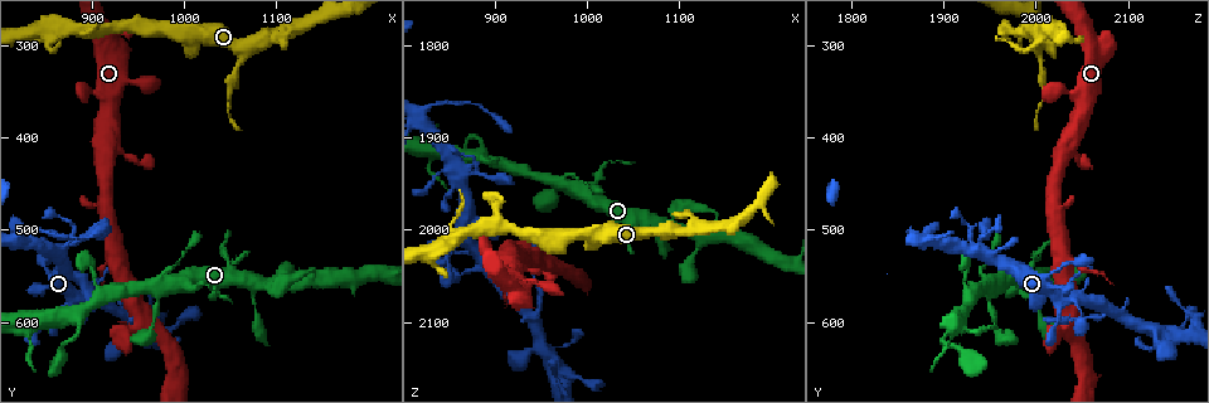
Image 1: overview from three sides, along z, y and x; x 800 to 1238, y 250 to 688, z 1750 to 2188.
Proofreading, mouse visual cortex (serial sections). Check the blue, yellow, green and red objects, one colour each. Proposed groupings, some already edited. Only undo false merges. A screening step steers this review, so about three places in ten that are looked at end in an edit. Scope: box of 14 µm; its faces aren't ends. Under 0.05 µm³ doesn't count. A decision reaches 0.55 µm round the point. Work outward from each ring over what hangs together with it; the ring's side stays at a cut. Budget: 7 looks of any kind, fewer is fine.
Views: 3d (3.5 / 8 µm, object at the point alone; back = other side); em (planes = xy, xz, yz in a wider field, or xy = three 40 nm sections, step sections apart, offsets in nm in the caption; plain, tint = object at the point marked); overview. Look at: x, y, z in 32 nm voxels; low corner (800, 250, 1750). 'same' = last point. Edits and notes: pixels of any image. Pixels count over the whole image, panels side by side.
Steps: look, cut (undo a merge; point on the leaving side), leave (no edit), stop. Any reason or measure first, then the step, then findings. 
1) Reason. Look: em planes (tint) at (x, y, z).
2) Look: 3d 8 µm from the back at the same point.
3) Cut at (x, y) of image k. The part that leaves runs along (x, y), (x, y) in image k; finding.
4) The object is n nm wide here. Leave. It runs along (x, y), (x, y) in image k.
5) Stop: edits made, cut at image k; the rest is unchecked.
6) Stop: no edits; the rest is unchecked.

Thick turns thin. Look: 3d 3.5 µm at (1065, 315, 2005).

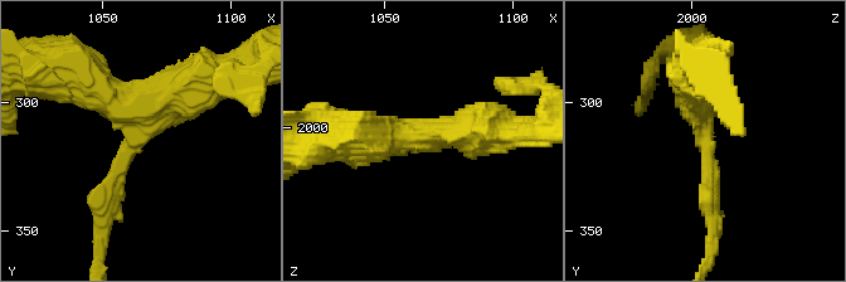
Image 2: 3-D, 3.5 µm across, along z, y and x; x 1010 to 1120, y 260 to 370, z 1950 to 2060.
The arms are 200, 400 nm wide; need the tissue. Look: em xy step 1 (plain) at (1062, 315, 2004).

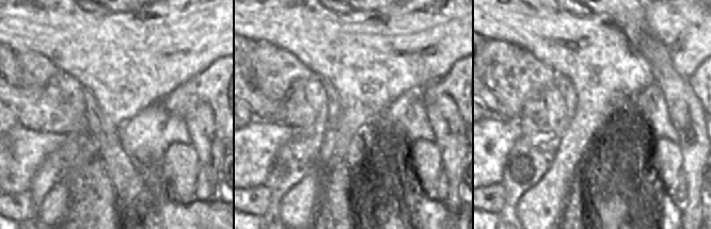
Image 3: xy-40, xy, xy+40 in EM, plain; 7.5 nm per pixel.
Look: em xy step 1 (tint) at the same point.

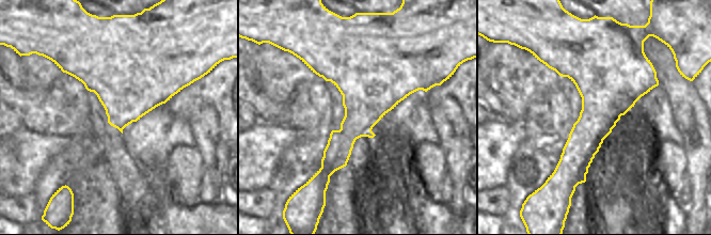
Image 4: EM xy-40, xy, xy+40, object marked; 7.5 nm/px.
Leave. It runs along (82, 76), (132, 118), (105, 218) in image 2; all the same cell.

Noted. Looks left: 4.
Three-way junction. Look: 3d 3.5 µm at (940, 590, 2095).

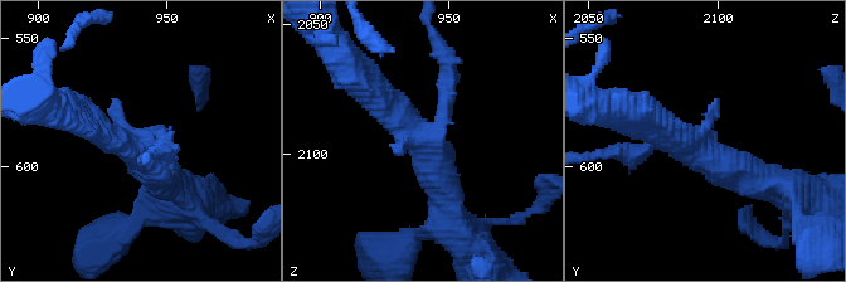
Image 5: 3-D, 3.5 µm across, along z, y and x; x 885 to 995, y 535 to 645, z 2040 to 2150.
Look: em xy step 5 (tint) at (940, 594, 2094).

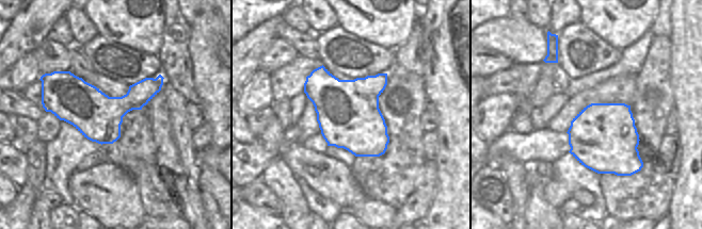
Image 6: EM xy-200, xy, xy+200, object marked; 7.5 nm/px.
The object is 480 nm wide here. Cut at (437, 54) of image 5. The part that leaves runs along (446, 97), (451, 62), (431, 33) in image 5; a second cell is stuck on.

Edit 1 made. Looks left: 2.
A narrow waist. Look: 3d 3.5 µm at (995, 595, 2160).

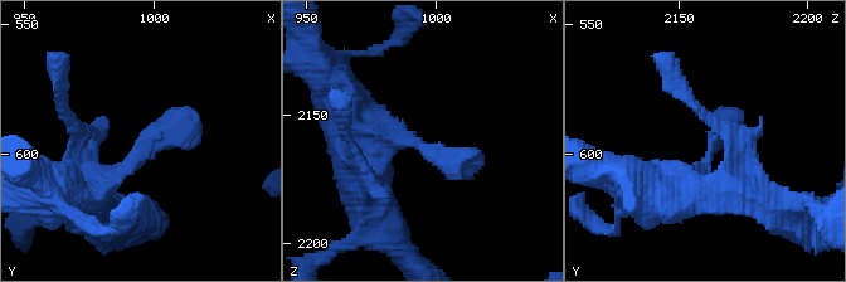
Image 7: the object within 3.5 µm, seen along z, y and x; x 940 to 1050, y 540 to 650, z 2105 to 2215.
Shape alone is not enough. Look: em planes (tint) at (995, 600, 2162).

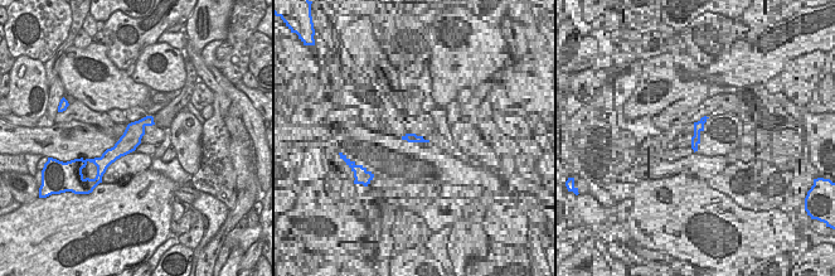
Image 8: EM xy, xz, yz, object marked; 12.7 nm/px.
Leave. It runs along (150, 120), (101, 163) in image 8; all the same cell.

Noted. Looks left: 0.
Stop: edits made, cut at image 5; the rest is unchecked.

